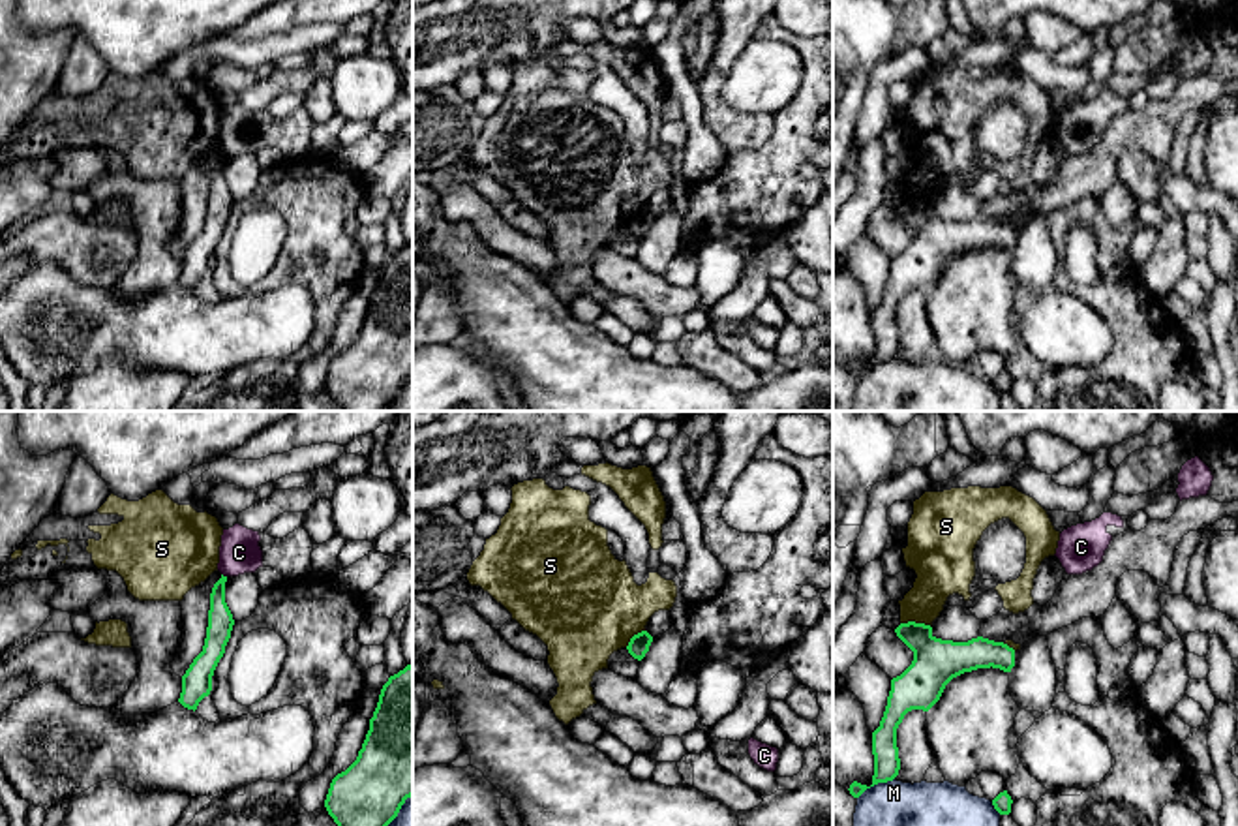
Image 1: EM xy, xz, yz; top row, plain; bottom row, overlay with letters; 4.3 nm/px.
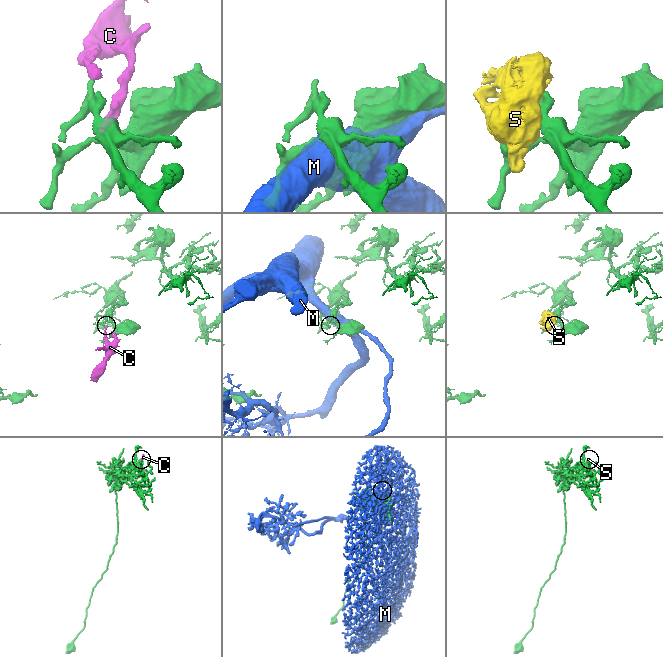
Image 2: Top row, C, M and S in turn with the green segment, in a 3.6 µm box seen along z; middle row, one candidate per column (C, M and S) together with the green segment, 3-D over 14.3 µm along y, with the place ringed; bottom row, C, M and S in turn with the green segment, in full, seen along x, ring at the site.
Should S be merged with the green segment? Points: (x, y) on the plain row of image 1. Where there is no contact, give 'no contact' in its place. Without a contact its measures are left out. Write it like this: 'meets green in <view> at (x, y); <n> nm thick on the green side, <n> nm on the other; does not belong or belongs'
meets green in yz at (914, 201); 200 nm thick on the green side, 220 nm on the other; does not belong

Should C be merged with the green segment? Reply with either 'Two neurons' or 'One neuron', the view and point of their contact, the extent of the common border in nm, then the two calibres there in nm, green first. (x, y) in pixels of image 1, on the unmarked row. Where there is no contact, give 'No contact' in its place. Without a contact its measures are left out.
Two neurons. Touches green at xy (222, 154). Shared border 30 nm. Thickness 110 nm (green) against 170 nm

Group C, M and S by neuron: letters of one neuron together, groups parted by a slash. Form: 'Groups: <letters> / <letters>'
Groups: C / M / S

